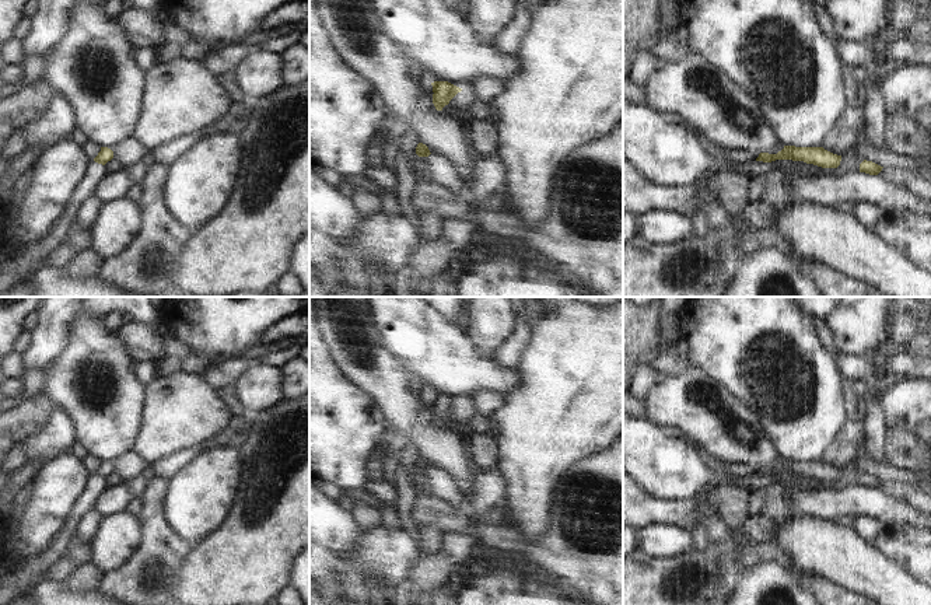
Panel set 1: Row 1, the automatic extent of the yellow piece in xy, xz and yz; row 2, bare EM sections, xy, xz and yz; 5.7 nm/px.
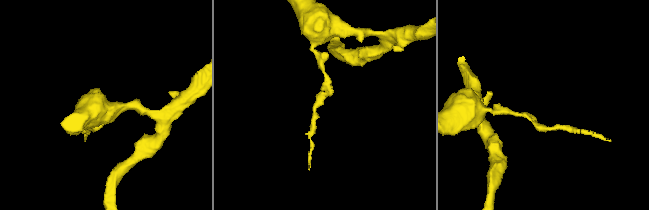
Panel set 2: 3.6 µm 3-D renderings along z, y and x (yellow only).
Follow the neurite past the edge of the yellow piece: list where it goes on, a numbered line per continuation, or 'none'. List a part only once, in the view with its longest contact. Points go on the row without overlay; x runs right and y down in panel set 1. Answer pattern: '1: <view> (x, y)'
none

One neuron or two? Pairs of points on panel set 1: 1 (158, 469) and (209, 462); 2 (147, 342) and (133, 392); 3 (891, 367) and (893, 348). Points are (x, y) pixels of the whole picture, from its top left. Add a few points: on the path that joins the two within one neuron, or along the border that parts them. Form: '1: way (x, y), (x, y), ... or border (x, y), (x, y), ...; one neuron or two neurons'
1: border (202, 450), (168, 481); two neurons
2: border (119, 332), (128, 355), (135, 362); two neurons
3: border (916, 356), (899, 353), (895, 357), (888, 357); two neurons

